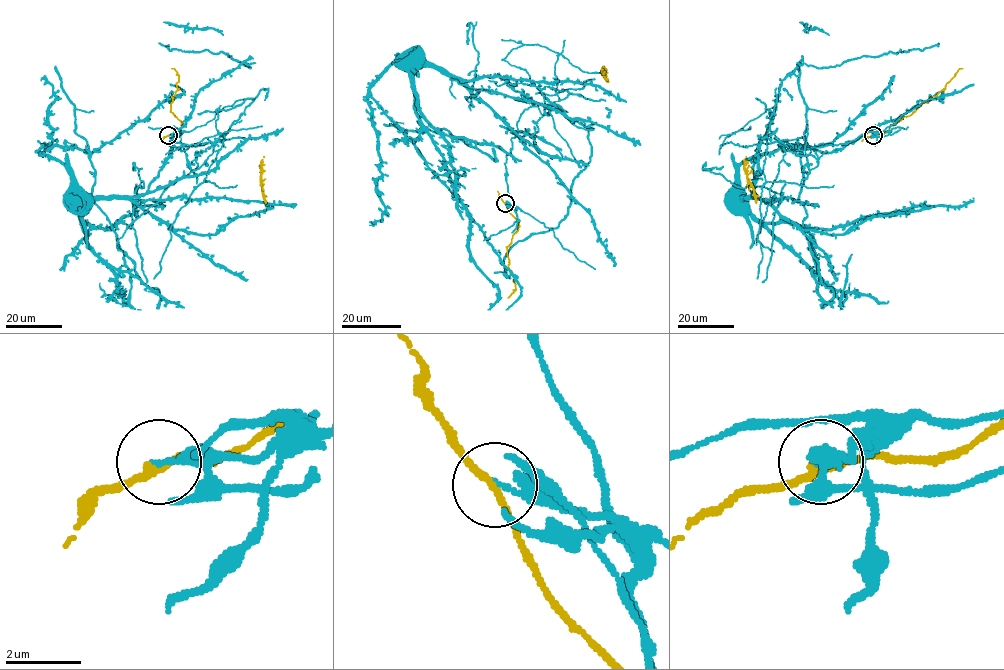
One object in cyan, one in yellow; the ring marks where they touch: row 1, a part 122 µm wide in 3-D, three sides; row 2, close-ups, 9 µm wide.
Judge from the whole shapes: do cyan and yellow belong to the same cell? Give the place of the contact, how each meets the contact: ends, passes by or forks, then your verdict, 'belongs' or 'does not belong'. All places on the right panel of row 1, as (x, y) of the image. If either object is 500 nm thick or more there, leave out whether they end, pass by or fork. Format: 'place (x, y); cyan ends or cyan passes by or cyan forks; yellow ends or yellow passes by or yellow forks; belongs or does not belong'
place (873, 135); cyan ends; yellow passes by; does not belong

